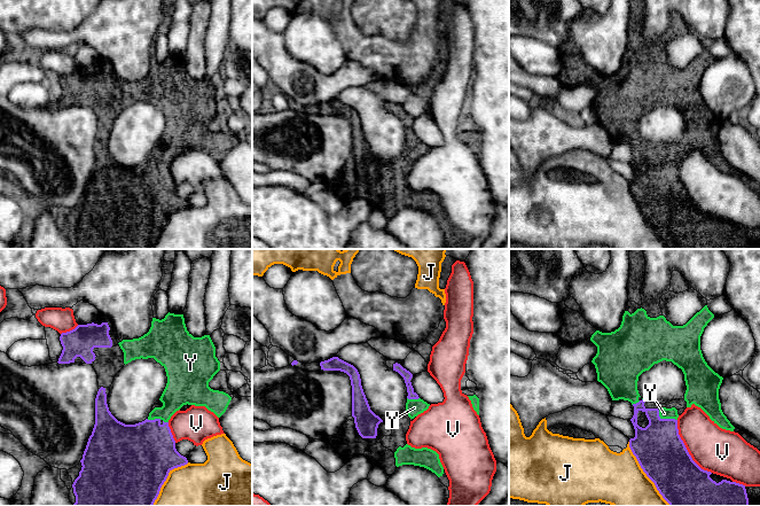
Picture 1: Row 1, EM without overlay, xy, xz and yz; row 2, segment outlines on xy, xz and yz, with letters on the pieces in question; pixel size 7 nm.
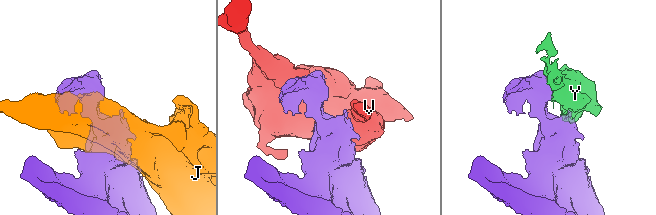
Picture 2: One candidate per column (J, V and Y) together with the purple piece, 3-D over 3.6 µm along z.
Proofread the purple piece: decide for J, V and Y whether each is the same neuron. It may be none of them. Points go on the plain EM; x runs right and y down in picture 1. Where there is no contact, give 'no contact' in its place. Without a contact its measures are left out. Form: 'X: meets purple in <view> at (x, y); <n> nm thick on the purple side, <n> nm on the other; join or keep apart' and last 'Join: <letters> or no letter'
J: meets purple in yz at (645, 216); 340 nm thick on the purple side, 360 nm on the other; keep apart
V: meets purple in yz at (686, 192); 340 nm thick on the purple side, 320 nm on the other; keep apart
Y: meets purple in yz at (665, 162); 340 nm thick on the purple side, 80 nm on the other; join
Join: Y

